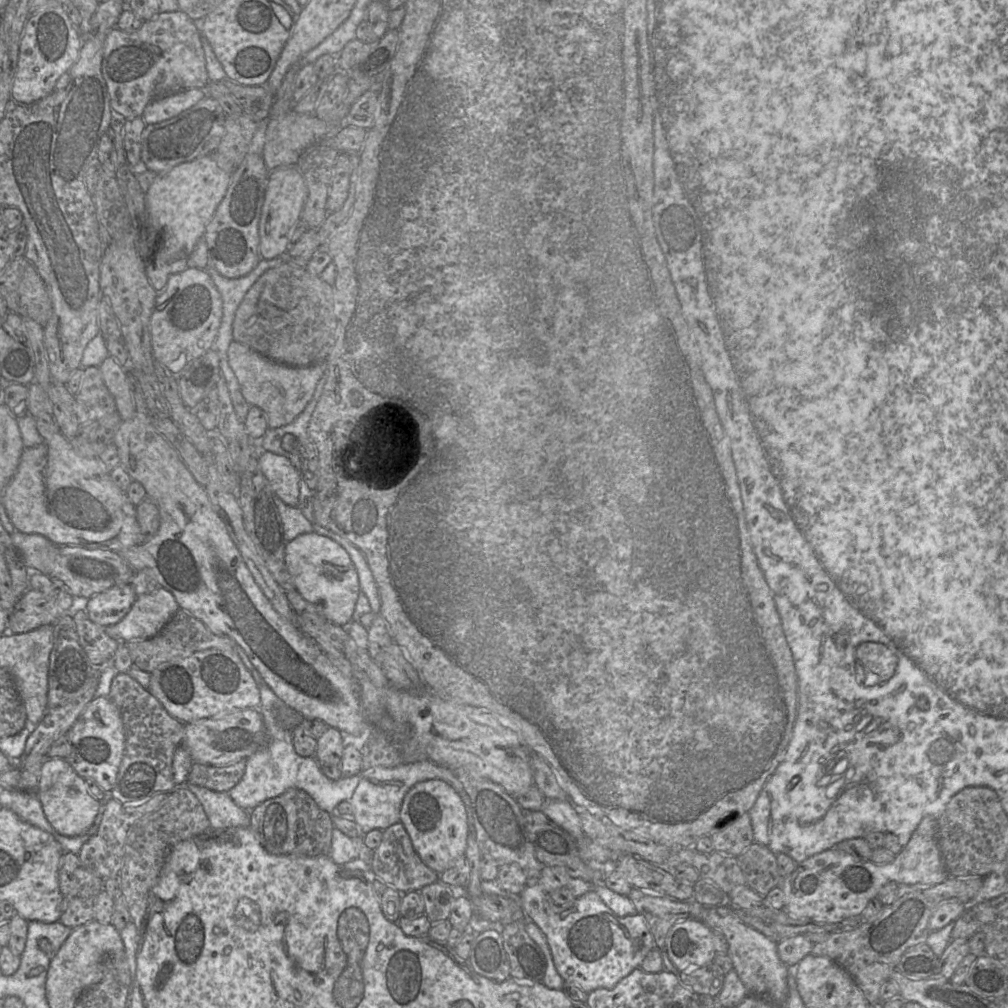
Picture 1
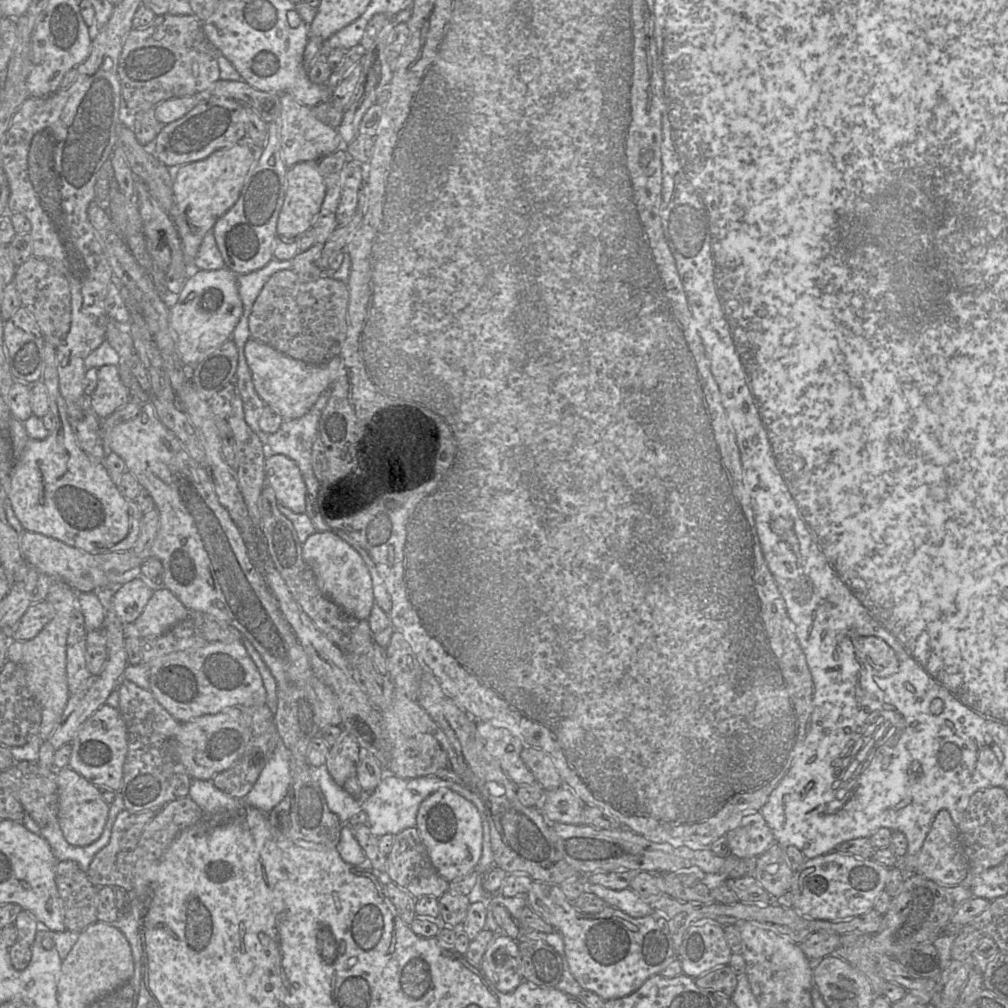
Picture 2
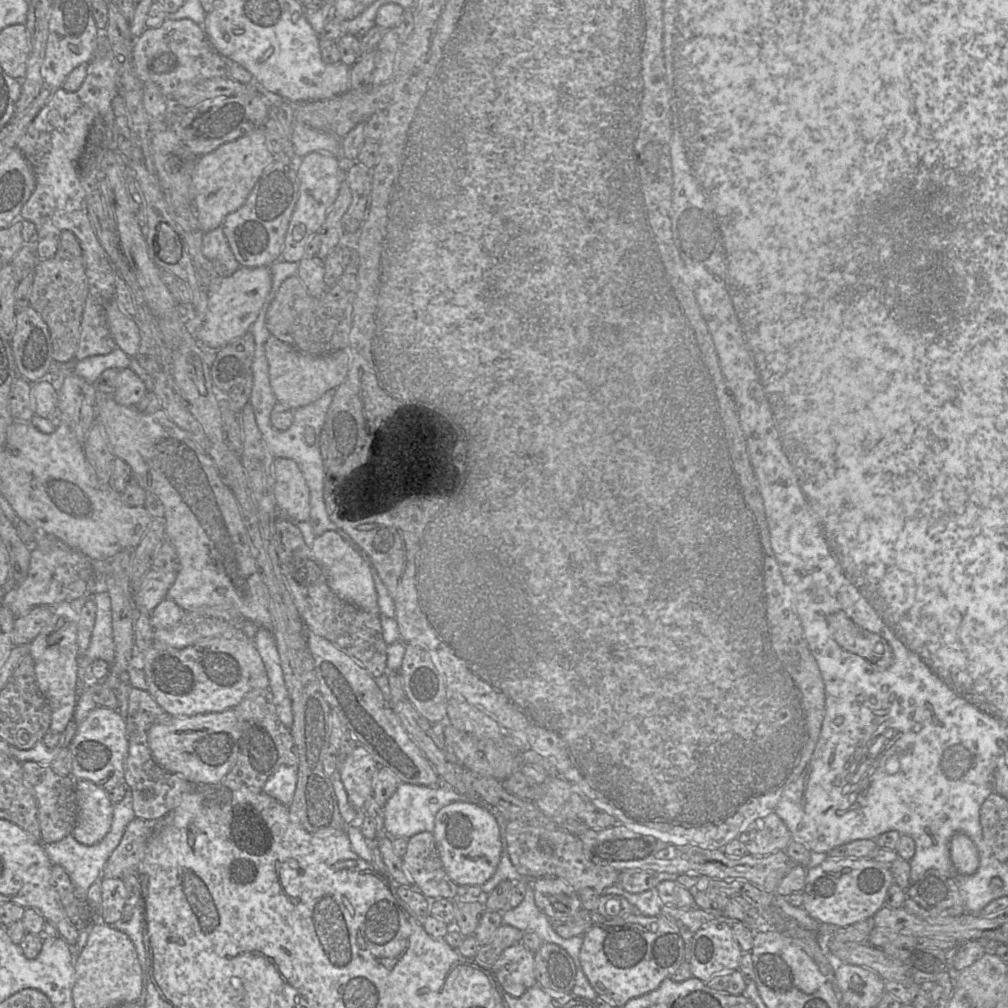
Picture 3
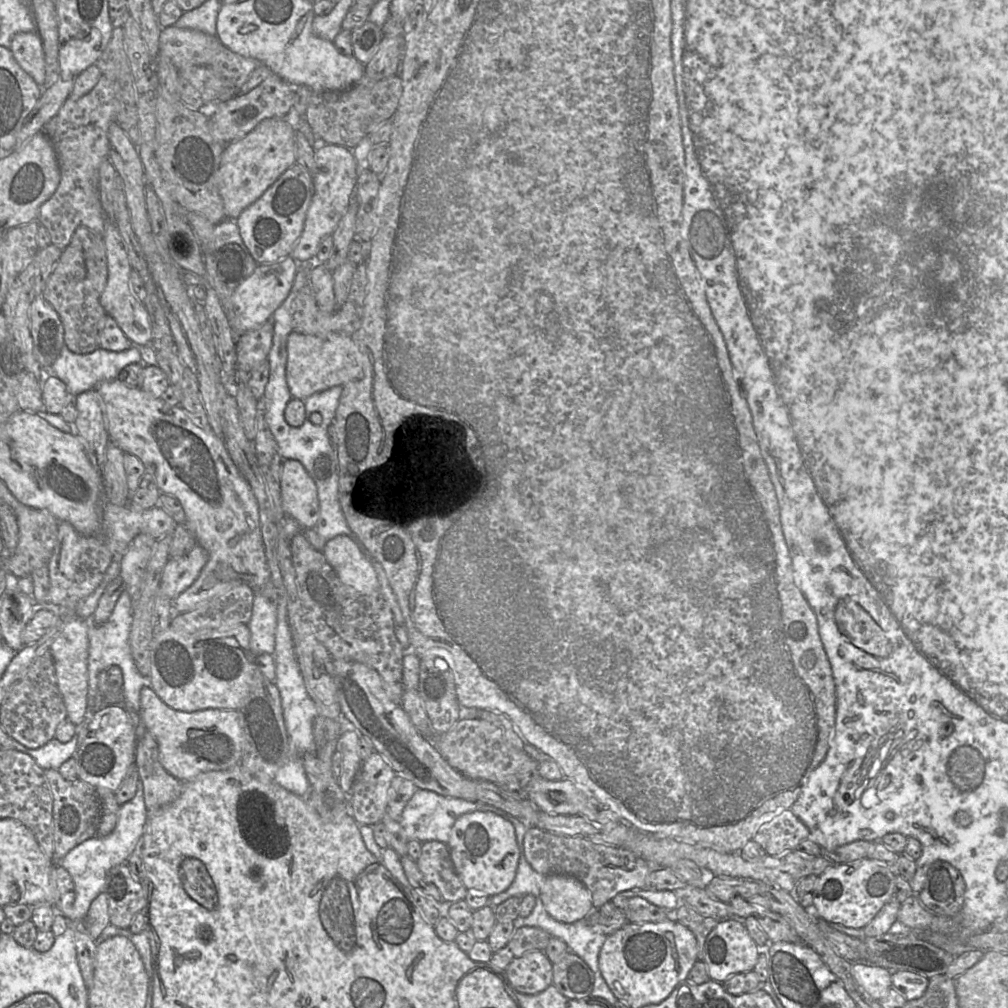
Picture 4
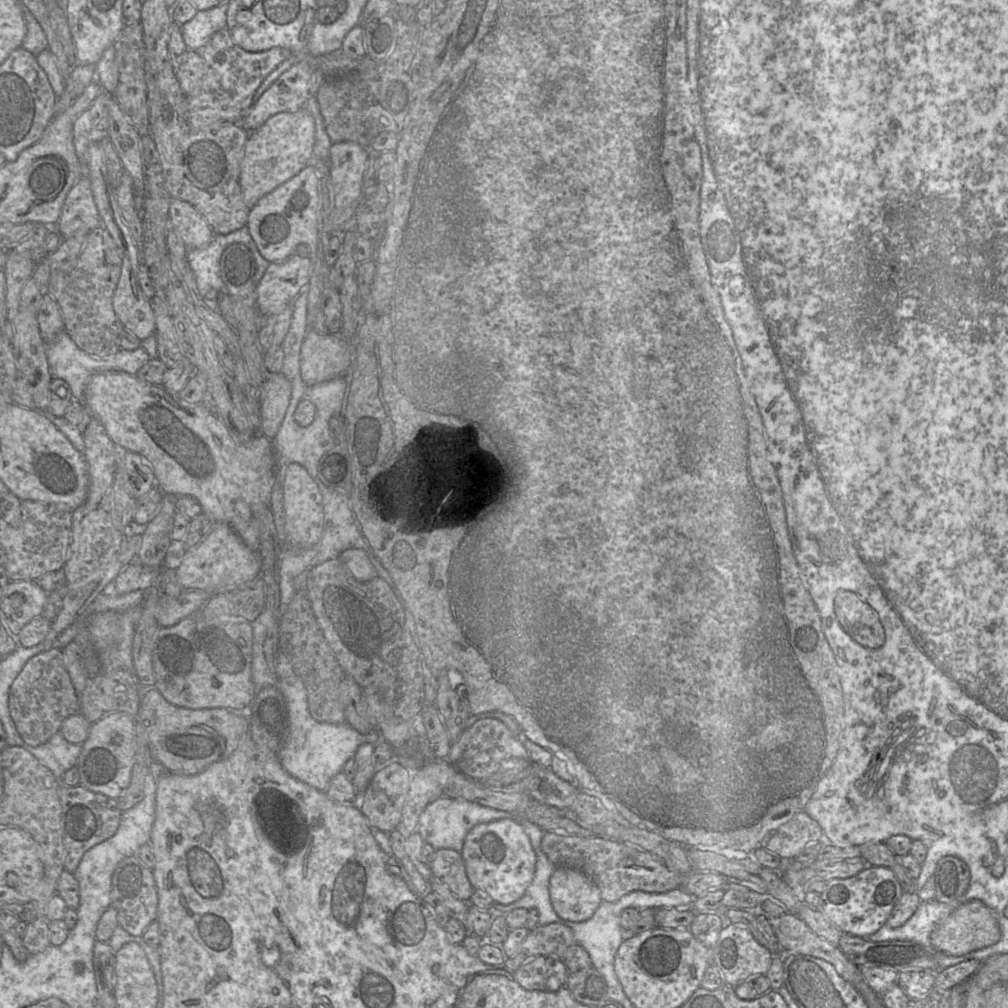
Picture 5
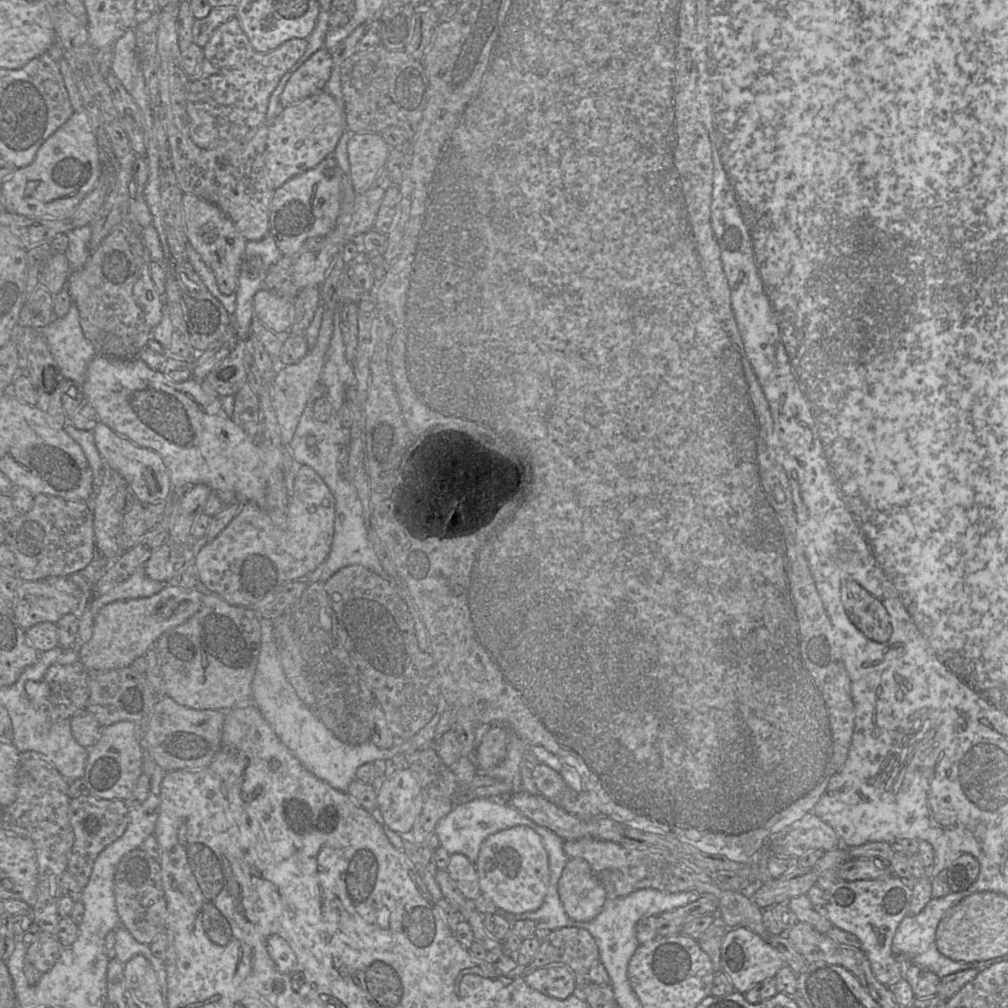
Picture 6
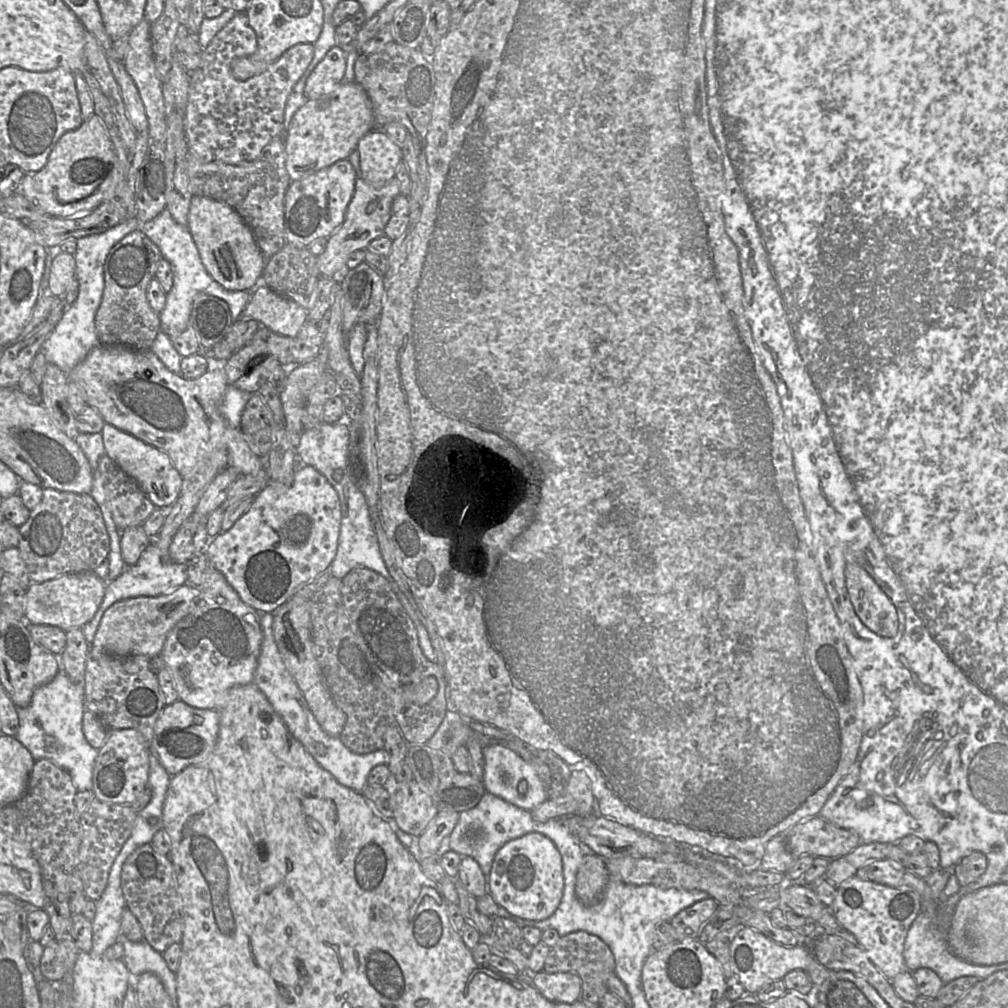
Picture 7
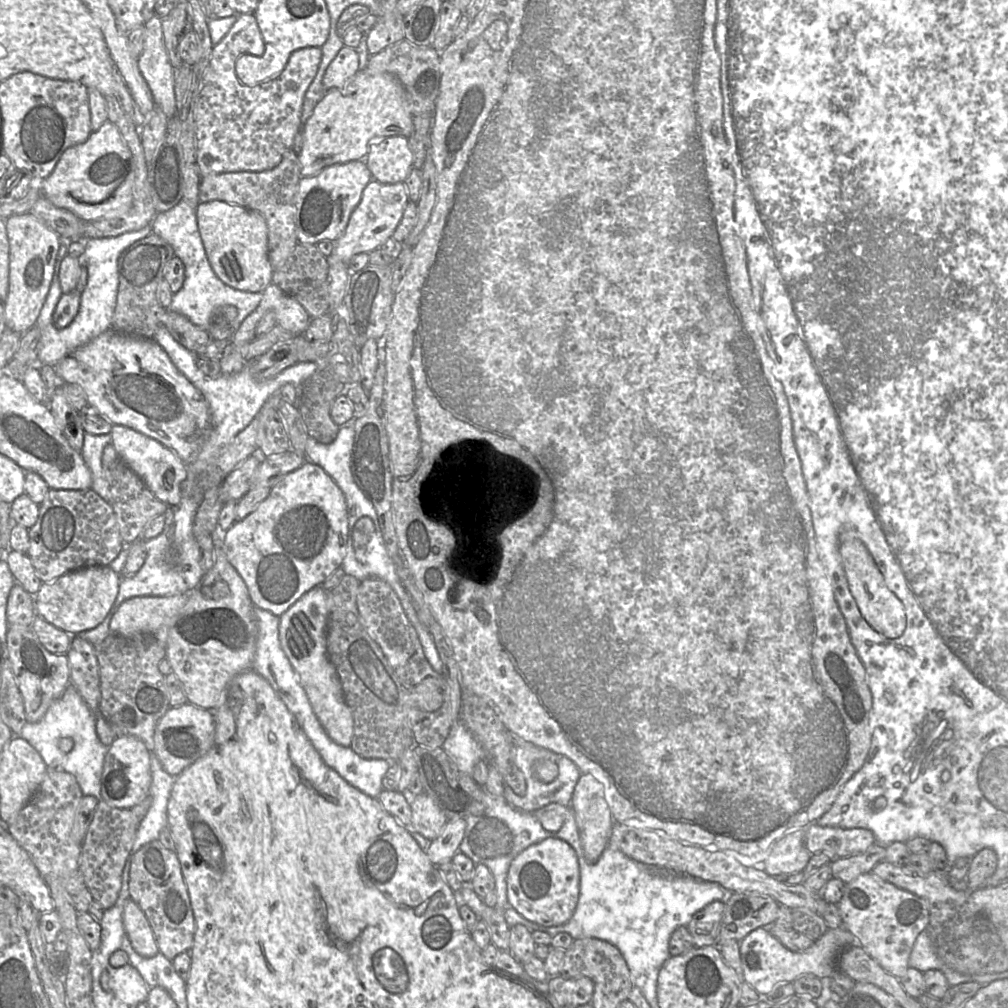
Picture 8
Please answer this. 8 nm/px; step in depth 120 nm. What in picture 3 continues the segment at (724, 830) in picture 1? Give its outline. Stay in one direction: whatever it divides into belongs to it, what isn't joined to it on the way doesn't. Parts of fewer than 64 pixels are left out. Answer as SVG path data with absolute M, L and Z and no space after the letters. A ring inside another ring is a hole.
M776 813L755 820L738 837L747 853L753 856L766 856L785 851L792 841L791 834Z

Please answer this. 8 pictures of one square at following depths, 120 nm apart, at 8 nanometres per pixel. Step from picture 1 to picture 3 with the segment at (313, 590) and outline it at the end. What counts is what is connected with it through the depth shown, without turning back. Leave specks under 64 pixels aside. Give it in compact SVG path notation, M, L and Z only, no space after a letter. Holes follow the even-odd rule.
M326 531L317 536L311 546L317 561L326 569L330 588L344 601L362 610L380 613L378 595L368 563L334 531Z

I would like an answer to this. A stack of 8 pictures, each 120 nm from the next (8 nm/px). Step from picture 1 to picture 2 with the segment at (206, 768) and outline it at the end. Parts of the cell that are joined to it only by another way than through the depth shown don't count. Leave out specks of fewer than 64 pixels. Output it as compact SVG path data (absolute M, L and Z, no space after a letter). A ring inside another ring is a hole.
M267 704L248 707L237 706L237 708L240 708L250 727L249 743L238 761L227 770L216 774L211 781L219 790L228 795L235 798L244 798L255 785L281 738L276 729L274 714Z

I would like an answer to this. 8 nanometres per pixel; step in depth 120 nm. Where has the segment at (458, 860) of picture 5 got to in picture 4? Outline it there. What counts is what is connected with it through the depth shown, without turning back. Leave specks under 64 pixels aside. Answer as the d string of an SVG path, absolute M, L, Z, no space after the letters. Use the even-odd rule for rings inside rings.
M439 841L422 843L421 855L416 864L424 878L437 887L443 903L465 898L468 889L456 873L447 844Z

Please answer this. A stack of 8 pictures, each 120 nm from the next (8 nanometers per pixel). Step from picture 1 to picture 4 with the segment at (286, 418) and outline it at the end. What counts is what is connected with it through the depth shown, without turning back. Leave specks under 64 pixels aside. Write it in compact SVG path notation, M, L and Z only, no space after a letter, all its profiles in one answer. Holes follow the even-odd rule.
M297 332L288 336L286 380L292 398L304 400L333 386L343 386L357 377L360 366L361 352L353 336L341 333L313 336Z

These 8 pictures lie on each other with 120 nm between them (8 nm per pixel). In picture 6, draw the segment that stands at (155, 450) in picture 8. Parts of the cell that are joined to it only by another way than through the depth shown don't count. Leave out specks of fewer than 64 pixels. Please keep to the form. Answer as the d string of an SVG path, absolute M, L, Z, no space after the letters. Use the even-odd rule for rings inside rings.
M102 422L97 423L93 433L95 445L104 463L115 469L126 480L131 493L142 504L157 503L168 499L173 485L169 470L158 453L134 444Z

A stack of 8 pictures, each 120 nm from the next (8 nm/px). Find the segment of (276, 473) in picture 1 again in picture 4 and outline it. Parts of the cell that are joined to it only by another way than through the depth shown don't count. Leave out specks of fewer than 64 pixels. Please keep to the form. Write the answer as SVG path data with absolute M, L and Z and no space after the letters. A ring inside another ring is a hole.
M284 460L280 481L285 515L305 528L313 528L319 518L319 500L312 477L299 461Z

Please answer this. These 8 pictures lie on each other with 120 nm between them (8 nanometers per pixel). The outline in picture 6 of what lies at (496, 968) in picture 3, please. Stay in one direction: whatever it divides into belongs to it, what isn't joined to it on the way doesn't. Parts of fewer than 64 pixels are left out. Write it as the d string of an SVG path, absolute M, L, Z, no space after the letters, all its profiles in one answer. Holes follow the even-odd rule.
M549 965L522 973L526 985L543 995L566 999L577 993L574 974L564 965Z

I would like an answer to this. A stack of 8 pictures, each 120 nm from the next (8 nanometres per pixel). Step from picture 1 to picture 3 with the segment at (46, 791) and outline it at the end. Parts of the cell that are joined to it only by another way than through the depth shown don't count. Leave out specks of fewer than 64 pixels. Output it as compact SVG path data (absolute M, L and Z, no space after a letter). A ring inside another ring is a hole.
M76 780L75 791L77 820L71 835L83 845L95 845L110 830L115 804L105 789L88 780Z

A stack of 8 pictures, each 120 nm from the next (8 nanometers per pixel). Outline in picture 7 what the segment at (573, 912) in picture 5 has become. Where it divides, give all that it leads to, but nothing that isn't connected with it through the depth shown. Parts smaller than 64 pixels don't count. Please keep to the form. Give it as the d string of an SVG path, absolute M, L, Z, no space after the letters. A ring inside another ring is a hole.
M588 852L577 870L575 896L583 905L593 905L601 898L608 881L605 860Z

